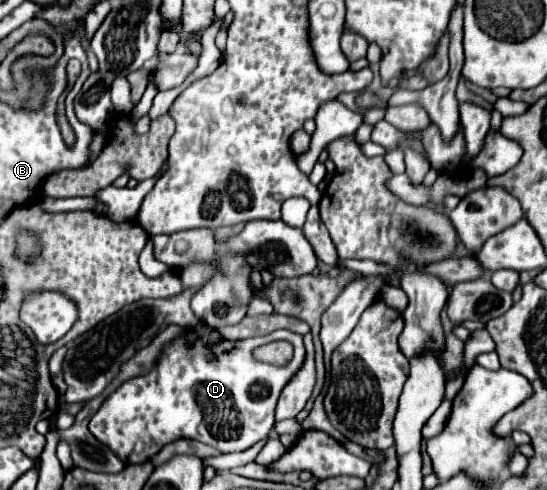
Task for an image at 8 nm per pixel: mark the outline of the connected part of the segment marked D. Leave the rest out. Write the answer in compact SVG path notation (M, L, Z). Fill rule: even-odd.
M187 329L183 335L175 337L171 343L163 347L161 355L157 357L149 373L131 377L129 381L121 383L121 387L115 389L103 401L99 411L89 421L89 431L95 435L97 441L107 445L125 465L137 465L143 459L151 459L167 443L173 443L177 439L201 441L217 447L221 453L245 451L253 447L257 441L269 437L269 431L275 423L277 399L287 381L290 381L301 368L304 358L303 337L287 329L279 329L263 337L225 341L223 345L215 343L213 347L207 347L193 329ZM273 341L289 341L293 345L293 358L287 365L282 367L263 365L253 357L253 349Z

